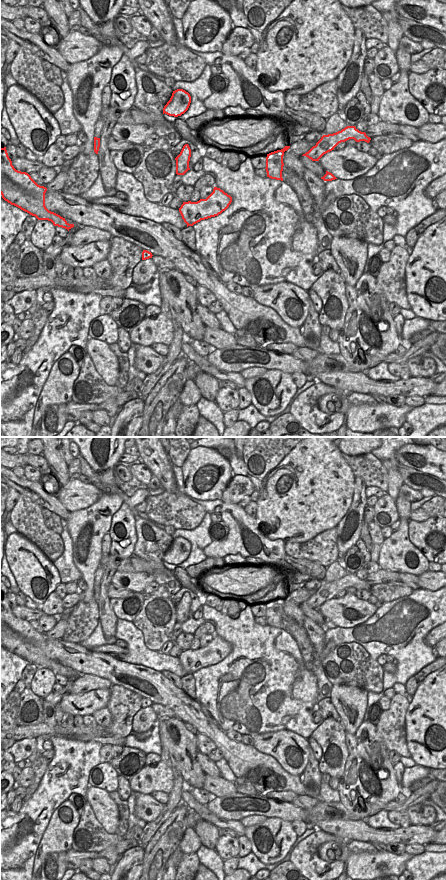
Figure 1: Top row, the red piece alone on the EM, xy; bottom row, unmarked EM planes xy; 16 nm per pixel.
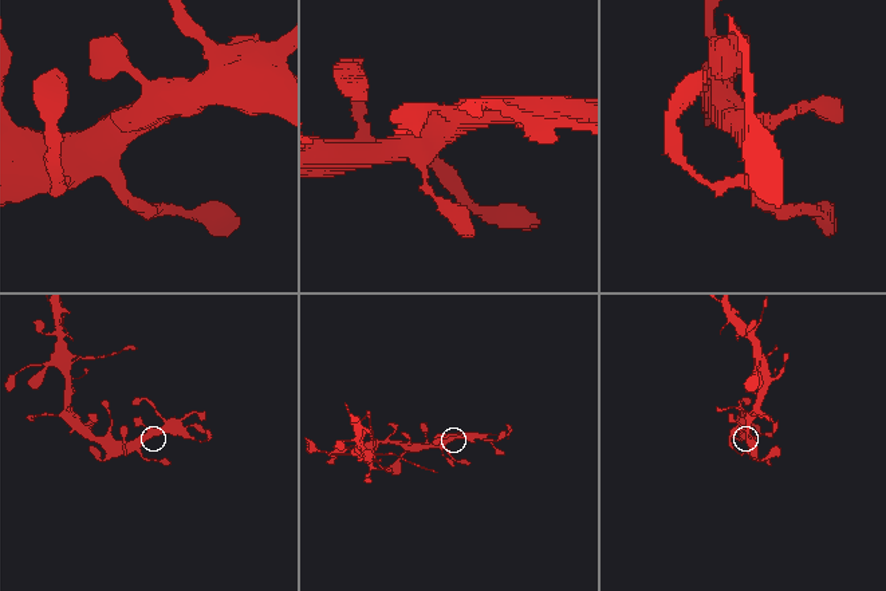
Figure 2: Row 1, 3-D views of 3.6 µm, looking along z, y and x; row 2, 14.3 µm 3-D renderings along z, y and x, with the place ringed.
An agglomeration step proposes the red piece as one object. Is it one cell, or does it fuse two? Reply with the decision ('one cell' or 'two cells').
one cell

